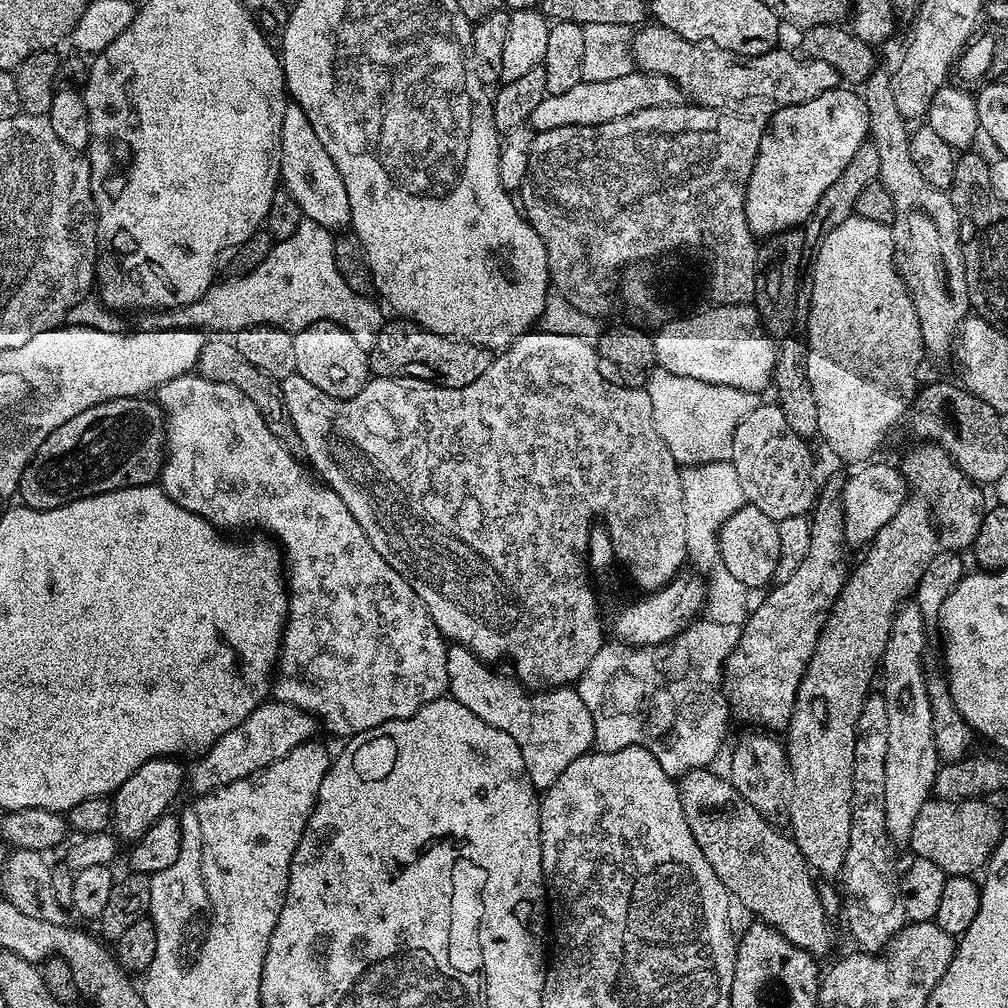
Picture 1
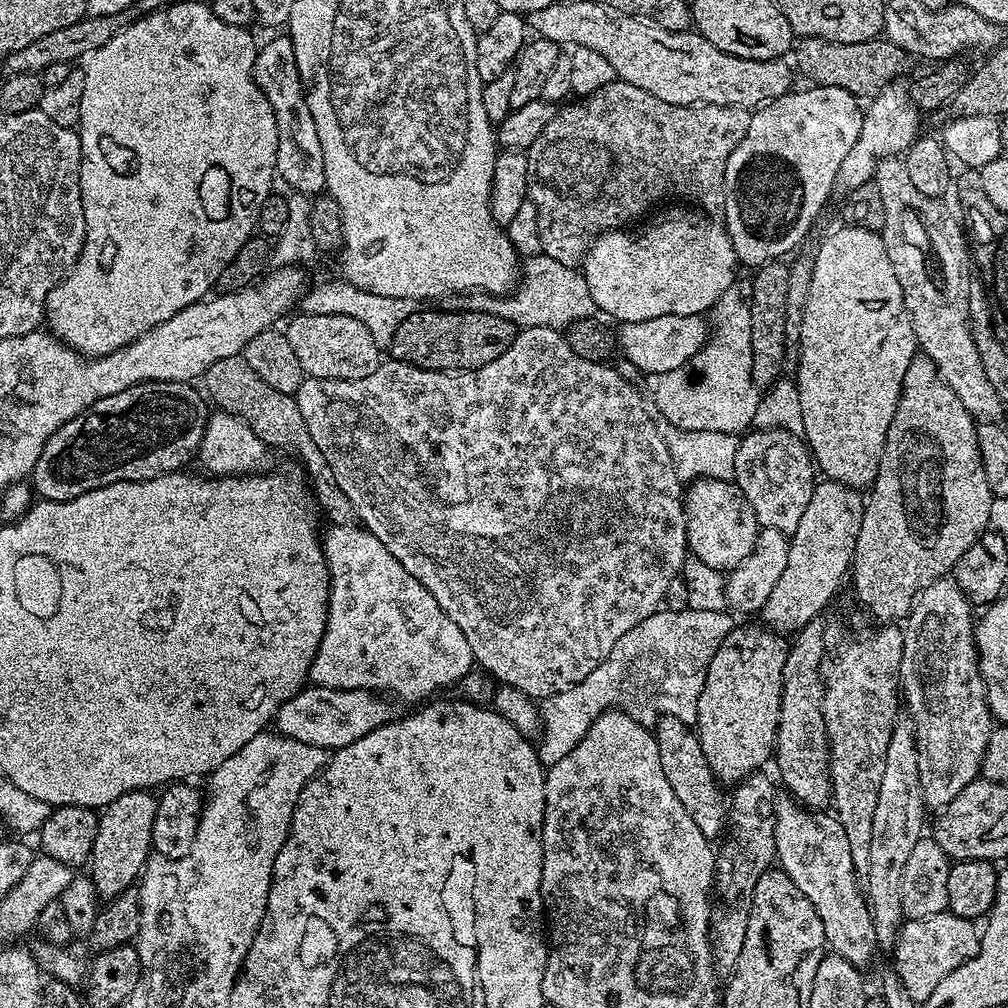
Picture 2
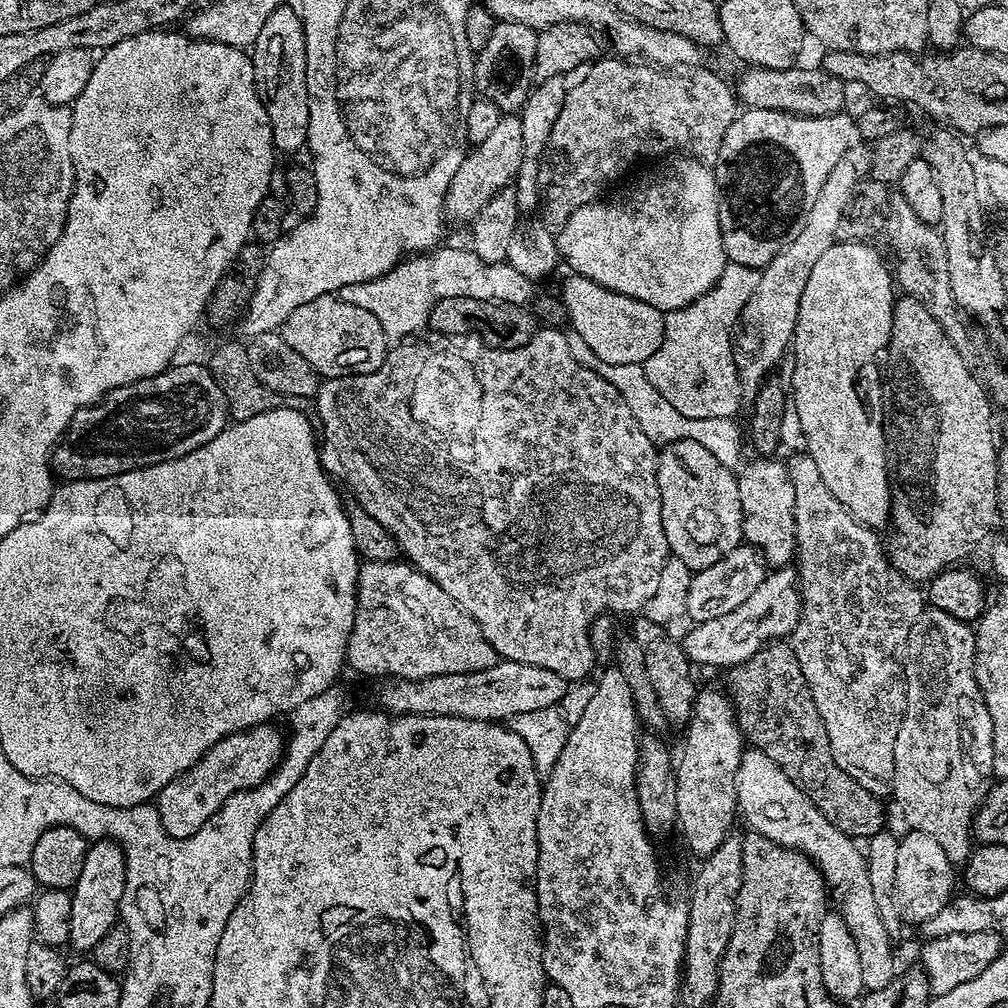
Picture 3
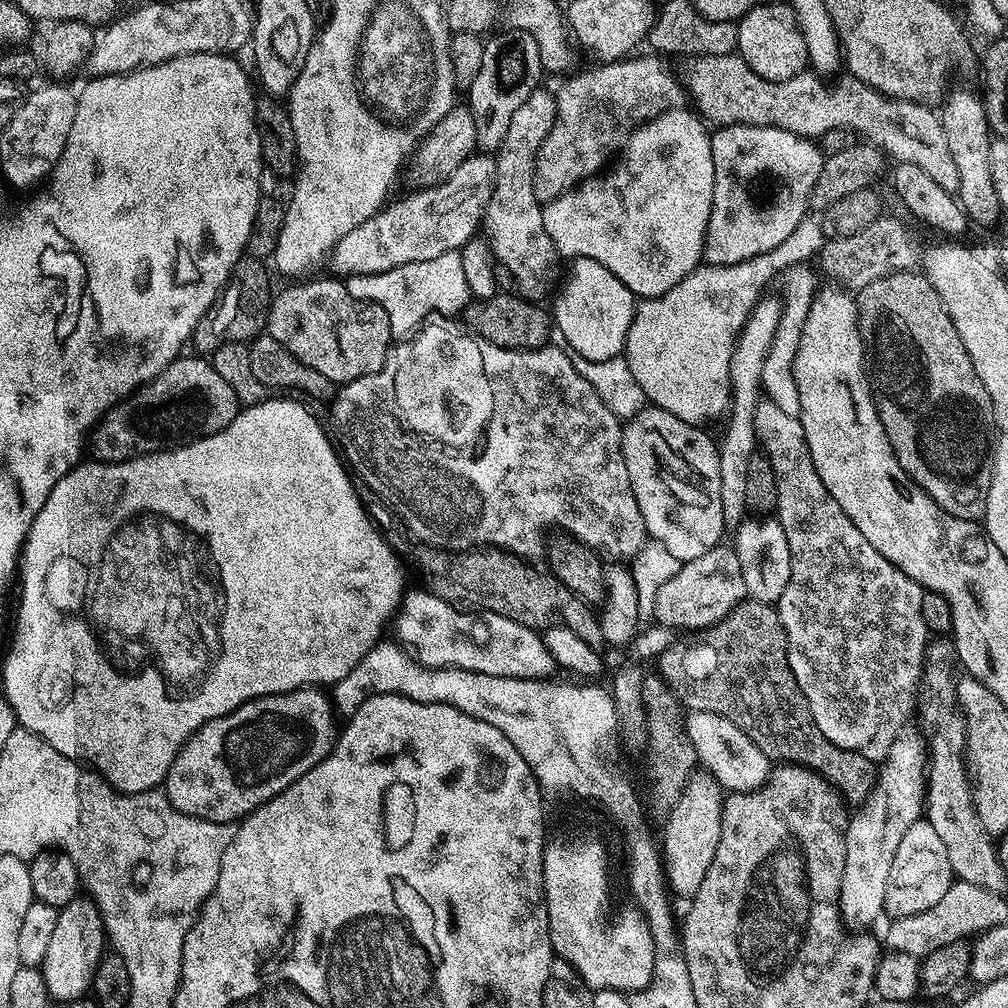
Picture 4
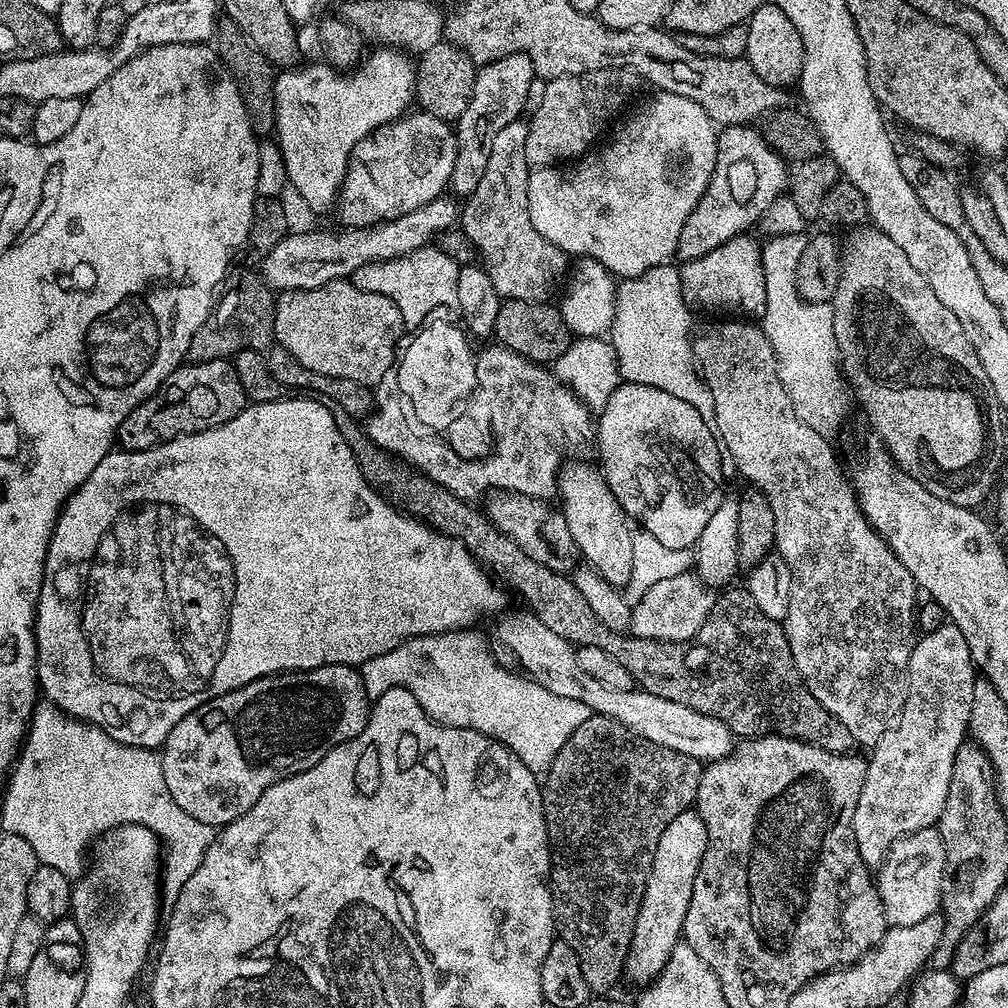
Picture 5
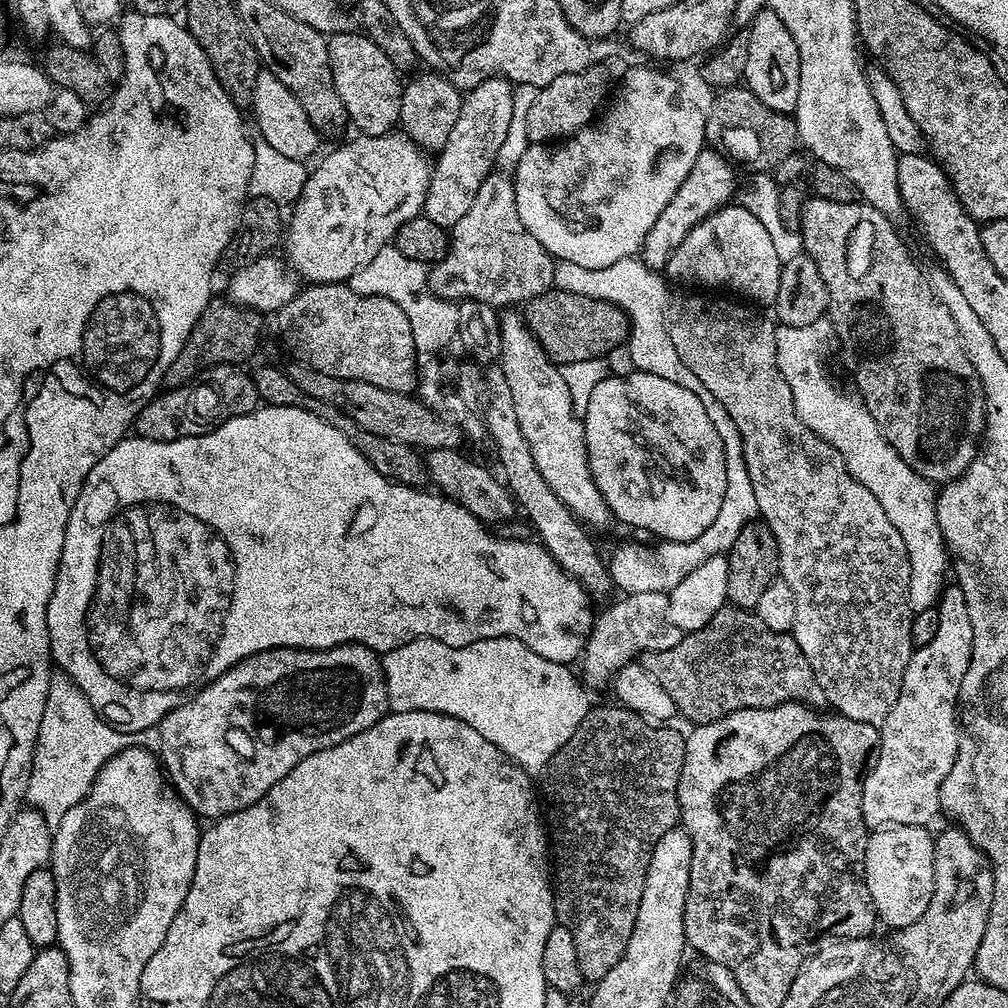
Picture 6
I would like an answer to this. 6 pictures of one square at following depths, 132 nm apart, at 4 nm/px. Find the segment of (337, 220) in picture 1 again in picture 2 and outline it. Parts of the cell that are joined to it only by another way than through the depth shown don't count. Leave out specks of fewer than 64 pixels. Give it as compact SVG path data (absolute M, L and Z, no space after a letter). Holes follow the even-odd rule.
M276 34L273 40L259 45L252 76L266 94L270 110L274 110L274 122L278 122L278 154L276 176L289 184L292 192L302 192L312 198L325 191L326 166L322 162L322 142L318 142L318 130L314 126L314 114L304 101L304 83L298 74L298 62L294 62L292 39L286 34Z

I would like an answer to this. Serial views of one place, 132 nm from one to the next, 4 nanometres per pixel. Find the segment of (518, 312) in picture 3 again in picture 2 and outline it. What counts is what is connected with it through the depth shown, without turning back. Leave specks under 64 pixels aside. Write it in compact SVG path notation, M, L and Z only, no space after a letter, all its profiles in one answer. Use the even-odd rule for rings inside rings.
M409 311L408 316L394 330L390 349L393 360L401 360L419 368L429 368L435 372L445 371L451 365L453 369L471 370L494 362L514 342L518 331L515 324L493 312L416 312ZM442 352L442 353L440 353ZM444 352L452 352L447 356ZM448 360L452 364L448 364Z

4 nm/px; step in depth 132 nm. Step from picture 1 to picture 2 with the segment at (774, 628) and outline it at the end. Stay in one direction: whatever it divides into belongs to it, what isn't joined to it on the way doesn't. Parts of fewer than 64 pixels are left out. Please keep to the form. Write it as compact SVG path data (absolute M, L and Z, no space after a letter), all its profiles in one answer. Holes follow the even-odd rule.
M736 626L730 634L726 634L718 650L714 650L714 658L710 658L706 682L698 698L694 731L702 742L702 754L706 754L710 770L724 786L735 786L753 772L763 769L763 764L773 759L776 747L776 731L782 702L782 666L786 662L790 644L789 641L784 641L787 639L783 635L773 634L767 627L759 627L740 629L740 626Z

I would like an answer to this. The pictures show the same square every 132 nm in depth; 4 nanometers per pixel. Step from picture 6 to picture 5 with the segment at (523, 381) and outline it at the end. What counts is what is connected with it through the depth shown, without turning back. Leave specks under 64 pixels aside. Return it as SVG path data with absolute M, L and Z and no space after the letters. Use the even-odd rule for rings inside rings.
M586 462L567 463L560 470L557 495L579 555L585 557L591 568L608 583L617 588L627 587L633 570L633 529L627 512L614 498L603 473Z

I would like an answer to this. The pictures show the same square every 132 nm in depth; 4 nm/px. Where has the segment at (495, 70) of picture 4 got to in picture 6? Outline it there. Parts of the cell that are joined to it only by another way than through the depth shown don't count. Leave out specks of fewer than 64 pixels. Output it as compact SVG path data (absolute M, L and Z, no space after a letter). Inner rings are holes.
M492 76L478 86L467 89L460 105L458 122L454 122L450 138L446 138L446 146L440 148L434 160L423 210L423 215L430 222L436 222L447 230L452 229L465 216L466 210L470 210L474 194L478 194L478 186L482 186L484 179L494 171L496 155L498 150L502 150L506 130L510 130L513 87L511 80Z

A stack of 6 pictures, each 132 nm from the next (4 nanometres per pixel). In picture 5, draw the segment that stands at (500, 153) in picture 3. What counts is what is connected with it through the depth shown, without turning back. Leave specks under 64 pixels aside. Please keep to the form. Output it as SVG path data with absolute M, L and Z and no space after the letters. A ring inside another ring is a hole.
M445 194L426 202L426 206L418 210L410 210L410 214L402 214L396 220L386 220L372 228L344 228L340 232L293 231L263 257L262 279L269 288L280 292L317 288L331 280L352 277L358 266L398 258L419 248L429 247L441 233L457 223L458 204L456 208L455 202L451 195Z

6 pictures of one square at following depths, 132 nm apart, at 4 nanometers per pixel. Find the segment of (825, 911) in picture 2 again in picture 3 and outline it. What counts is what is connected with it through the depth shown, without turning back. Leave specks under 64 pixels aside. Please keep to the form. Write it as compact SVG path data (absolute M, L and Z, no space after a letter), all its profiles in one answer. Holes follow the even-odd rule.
M749 747L745 751L736 775L736 806L739 815L749 824L757 836L770 838L787 848L801 852L815 862L824 875L824 883L840 900L844 900L842 915L850 934L854 934L854 946L858 946L858 959L862 965L862 982L868 992L882 990L897 979L896 956L892 953L893 937L888 935L878 906L874 902L874 890L870 890L868 861L855 839L846 835L764 752Z

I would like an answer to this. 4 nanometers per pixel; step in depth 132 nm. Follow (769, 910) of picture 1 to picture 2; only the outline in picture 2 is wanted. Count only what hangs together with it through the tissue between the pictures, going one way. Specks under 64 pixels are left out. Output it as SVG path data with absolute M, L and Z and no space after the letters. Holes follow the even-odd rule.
M661 715L655 721L654 735L666 782L670 782L670 790L674 790L678 802L686 806L686 814L694 818L694 826L698 826L698 830L702 830L702 834L709 838L715 838L720 831L723 833L726 828L726 796L720 793L721 785L706 762L706 754L702 754L702 742L695 731L676 716Z

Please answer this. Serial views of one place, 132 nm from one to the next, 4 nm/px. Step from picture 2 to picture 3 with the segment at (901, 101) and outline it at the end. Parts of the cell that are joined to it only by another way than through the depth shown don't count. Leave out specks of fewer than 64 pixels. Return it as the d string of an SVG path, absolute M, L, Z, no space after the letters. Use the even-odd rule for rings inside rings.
M853 143L846 154L838 158L834 170L830 170L810 214L806 214L806 223L803 224L798 238L794 238L790 246L786 246L762 269L759 285L742 308L738 331L732 338L734 366L740 379L740 394L745 401L755 400L764 381L773 375L774 369L785 359L798 322L798 306L802 302L802 290L806 290L810 270L814 270L818 258L822 258L822 254L826 254L826 250L837 243L844 207L850 202L861 180L869 175L871 166L871 151L863 143Z

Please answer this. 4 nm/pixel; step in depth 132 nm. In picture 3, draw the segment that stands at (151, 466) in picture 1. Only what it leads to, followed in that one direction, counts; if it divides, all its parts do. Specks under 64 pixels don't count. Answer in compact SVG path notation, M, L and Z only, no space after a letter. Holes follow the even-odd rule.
M173 363L156 376L116 388L97 404L77 410L59 444L50 453L53 473L64 482L110 478L114 474L122 474L135 468L182 458L190 454L190 450L206 446L206 442L210 442L210 438L217 436L229 423L228 403L218 382L203 363L180 363Z

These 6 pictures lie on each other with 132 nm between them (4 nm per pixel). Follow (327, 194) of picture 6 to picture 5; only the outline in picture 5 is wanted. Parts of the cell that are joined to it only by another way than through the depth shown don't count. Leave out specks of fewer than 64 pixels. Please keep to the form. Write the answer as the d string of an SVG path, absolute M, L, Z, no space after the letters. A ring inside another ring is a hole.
M423 110L409 111L400 119L376 128L369 136L362 138L358 146L354 146L334 212L340 215L344 228L372 228L386 220L396 220L402 214L410 214L410 210L418 210L426 206L426 202L445 195L449 187L448 179L454 170L455 157L456 133L453 125Z

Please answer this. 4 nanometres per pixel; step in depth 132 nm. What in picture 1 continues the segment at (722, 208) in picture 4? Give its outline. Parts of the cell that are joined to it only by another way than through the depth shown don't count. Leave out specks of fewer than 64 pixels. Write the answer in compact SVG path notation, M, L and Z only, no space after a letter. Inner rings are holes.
M848 86L826 90L810 102L775 112L764 128L758 158L744 191L746 222L753 236L767 238L799 229L807 222L818 206L818 198L846 170L846 162L854 158L858 146L869 139L869 126L863 95Z

